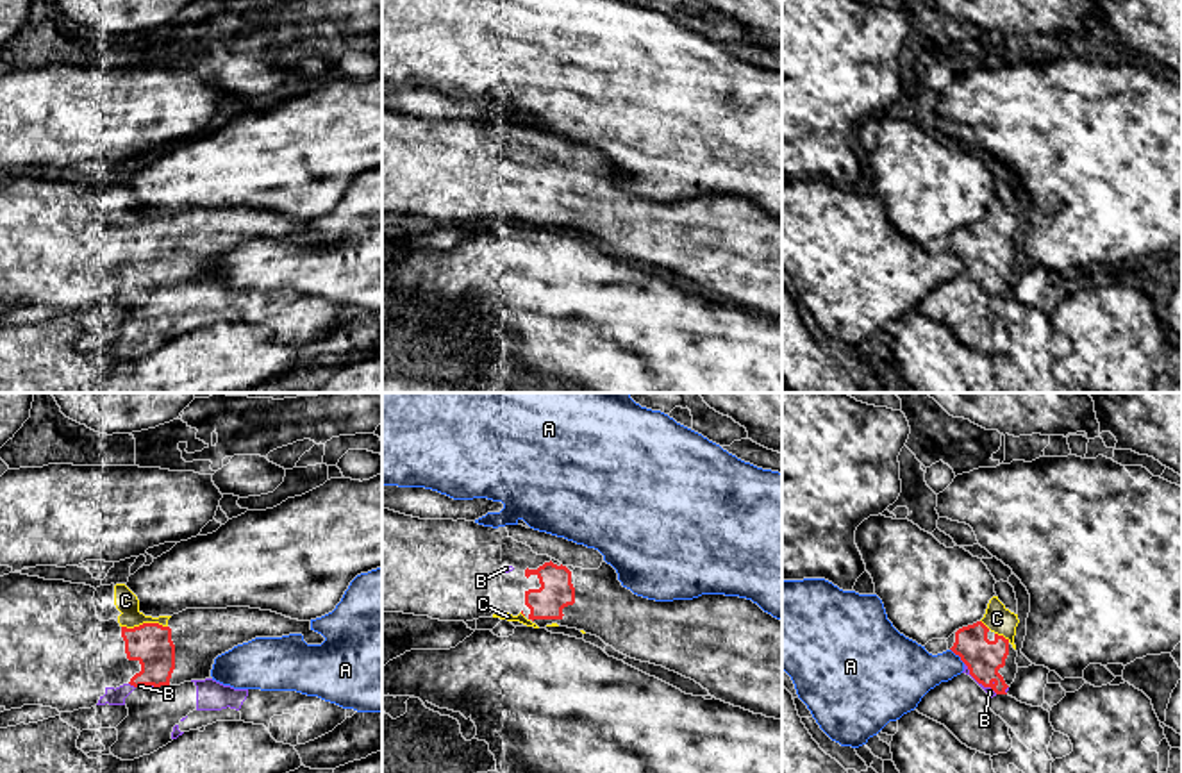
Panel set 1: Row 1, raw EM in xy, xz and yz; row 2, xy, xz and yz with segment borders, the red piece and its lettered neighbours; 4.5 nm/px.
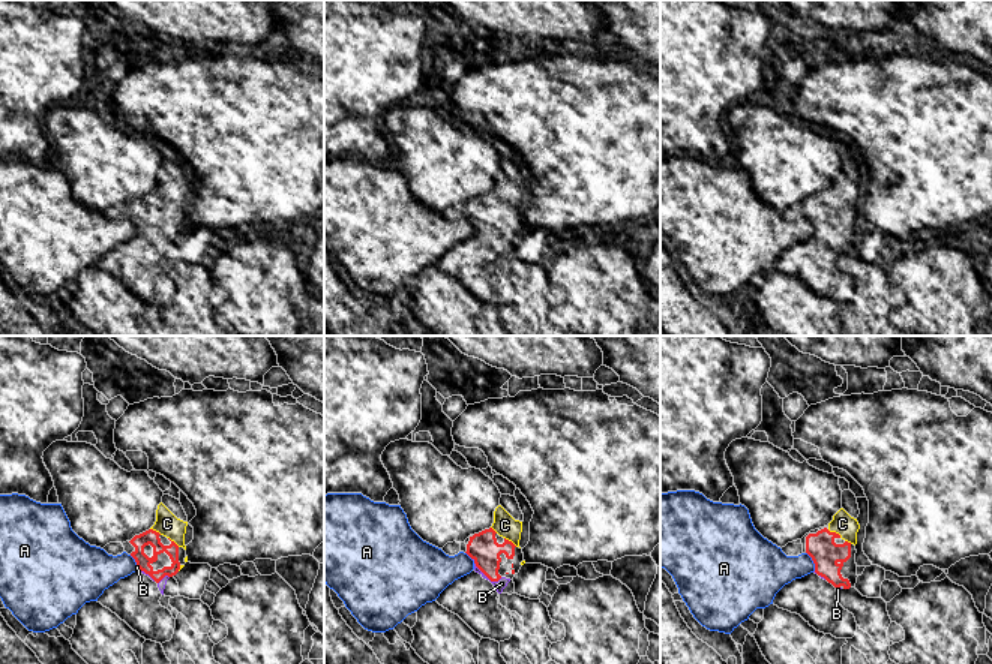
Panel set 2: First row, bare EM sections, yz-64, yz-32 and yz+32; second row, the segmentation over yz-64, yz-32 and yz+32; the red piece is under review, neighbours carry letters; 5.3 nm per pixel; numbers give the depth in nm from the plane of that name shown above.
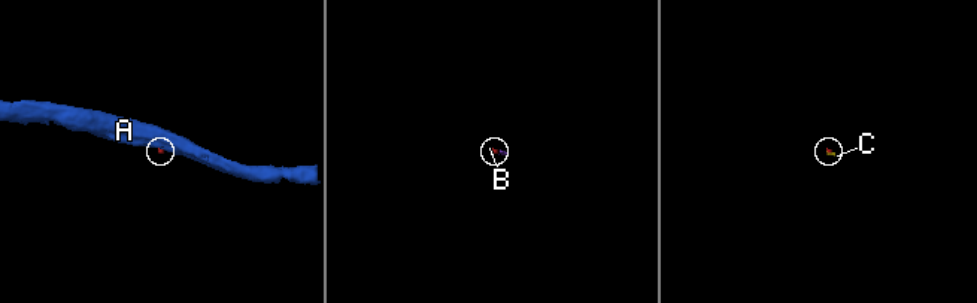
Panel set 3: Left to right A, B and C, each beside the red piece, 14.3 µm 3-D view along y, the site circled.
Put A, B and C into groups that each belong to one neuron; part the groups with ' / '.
A / B C

